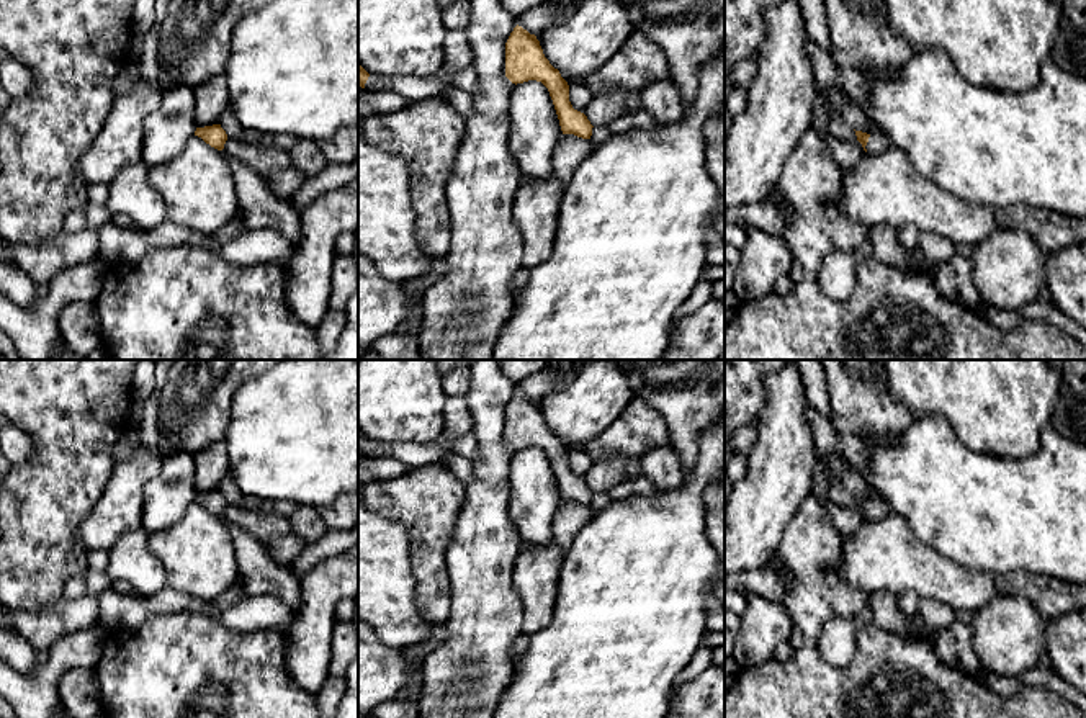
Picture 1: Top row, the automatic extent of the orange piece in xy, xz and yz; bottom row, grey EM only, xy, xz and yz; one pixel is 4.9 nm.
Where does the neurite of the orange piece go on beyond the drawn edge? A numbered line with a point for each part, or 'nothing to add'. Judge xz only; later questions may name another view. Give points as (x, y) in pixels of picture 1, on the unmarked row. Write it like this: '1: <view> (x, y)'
nothing to add

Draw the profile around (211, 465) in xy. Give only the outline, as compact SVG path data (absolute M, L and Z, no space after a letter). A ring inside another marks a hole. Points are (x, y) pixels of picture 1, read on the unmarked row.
M226 440L213 443L209 448L195 456L195 486L196 494L219 491L222 479L227 476L229 456Z

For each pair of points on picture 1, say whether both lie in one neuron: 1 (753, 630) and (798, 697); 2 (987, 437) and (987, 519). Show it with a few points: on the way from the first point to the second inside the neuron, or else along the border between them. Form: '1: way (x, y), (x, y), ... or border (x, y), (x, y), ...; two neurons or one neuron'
1: border (772, 658), (741, 669); two neurons
2: border (954, 432), (975, 450), (1024, 458); two neurons

